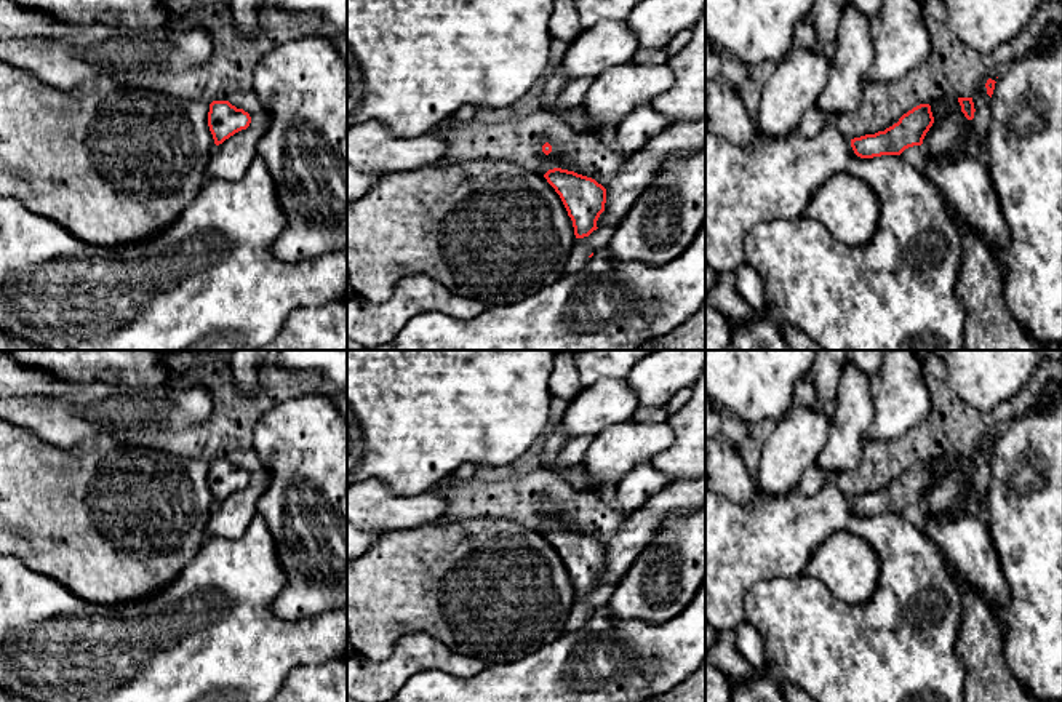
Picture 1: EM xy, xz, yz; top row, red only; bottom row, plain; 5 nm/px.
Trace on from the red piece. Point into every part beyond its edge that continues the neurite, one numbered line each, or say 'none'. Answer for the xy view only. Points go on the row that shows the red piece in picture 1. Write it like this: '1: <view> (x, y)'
none

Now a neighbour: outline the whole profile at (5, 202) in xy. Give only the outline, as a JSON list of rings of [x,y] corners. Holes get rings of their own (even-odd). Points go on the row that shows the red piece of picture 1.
[[[256,157],[240,181],[210,179],[170,227],[157,235],[122,245],[98,248],[70,235],[50,219],[32,214],[18,200],[0,197],[0,333],[30,341],[48,350],[262,350],[283,328],[288,315],[299,307],[328,302],[347,304],[347,251],[336,251],[310,262],[288,264],[270,251],[273,240],[285,230],[285,216],[277,200],[273,177]]]

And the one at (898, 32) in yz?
[[[883,0],[880,11],[870,21],[870,42],[873,61],[868,82],[891,83],[902,80],[912,69],[932,54],[932,42],[926,30],[920,0]]]

